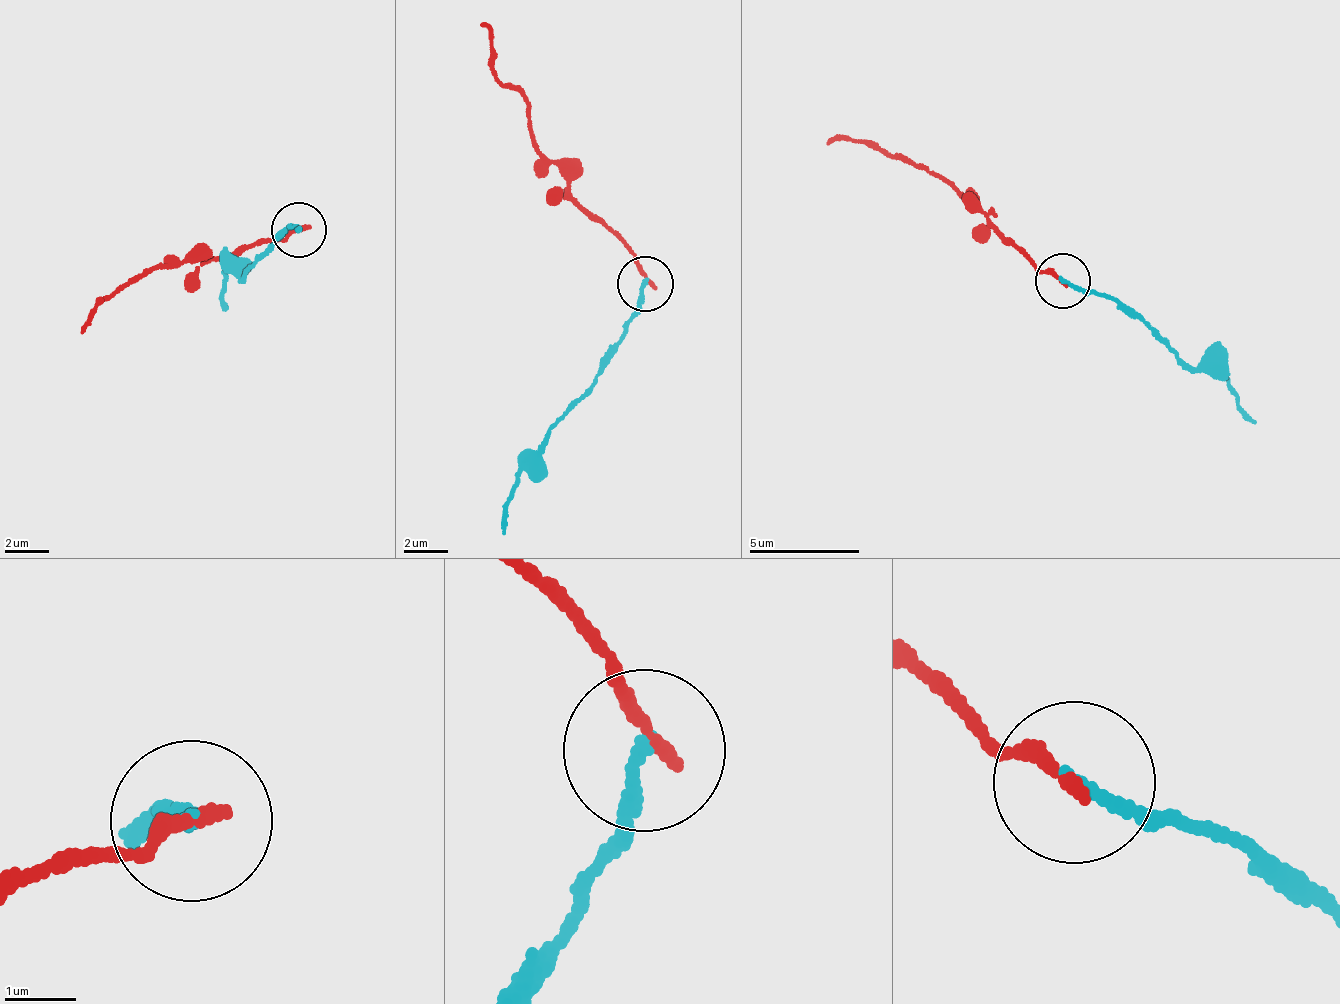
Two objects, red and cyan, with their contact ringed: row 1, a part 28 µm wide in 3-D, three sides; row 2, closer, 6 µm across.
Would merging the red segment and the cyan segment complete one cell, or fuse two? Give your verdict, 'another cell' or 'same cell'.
another cell

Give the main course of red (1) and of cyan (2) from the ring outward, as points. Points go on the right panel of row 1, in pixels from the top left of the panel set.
1: (1063, 284), (990, 226), (939, 175), (908, 165), (875, 144), (837, 140), (828, 142)
2: (1064, 281), (1093, 290), (1135, 320), (1175, 356), (1224, 369), (1236, 400), (1257, 421)

